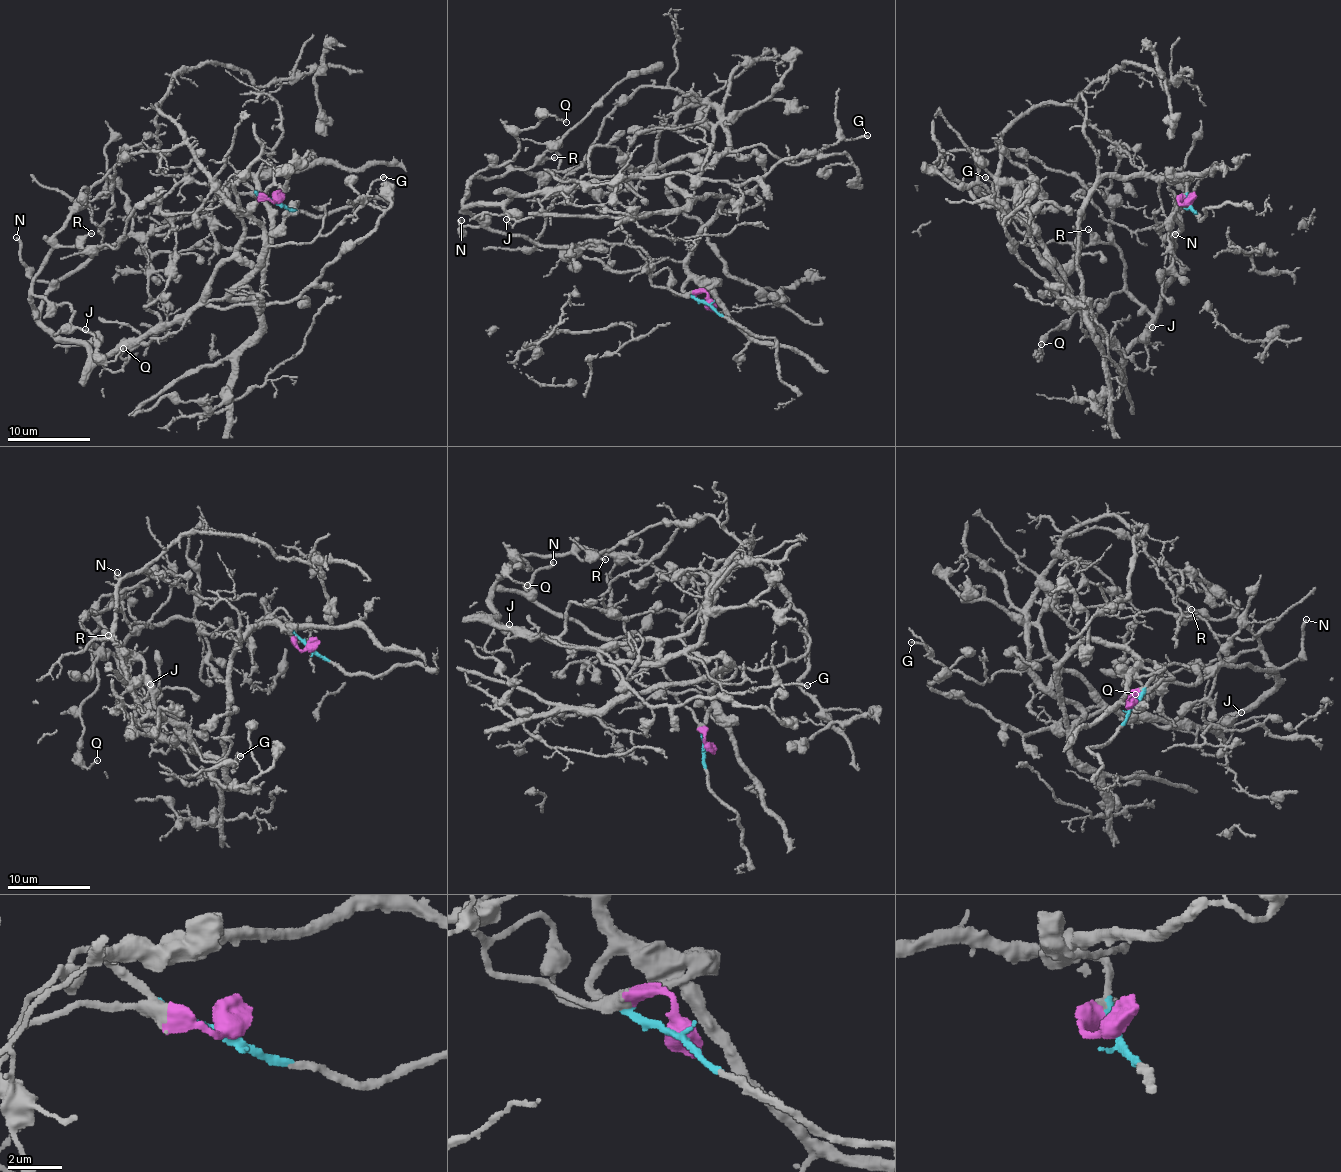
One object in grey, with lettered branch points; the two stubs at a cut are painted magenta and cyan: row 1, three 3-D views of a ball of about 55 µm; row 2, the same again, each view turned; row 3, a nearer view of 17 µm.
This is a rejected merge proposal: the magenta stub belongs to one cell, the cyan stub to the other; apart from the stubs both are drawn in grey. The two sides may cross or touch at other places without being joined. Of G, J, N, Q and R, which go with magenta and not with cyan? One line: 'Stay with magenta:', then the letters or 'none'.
Stay with magenta: J, N, Q, R

